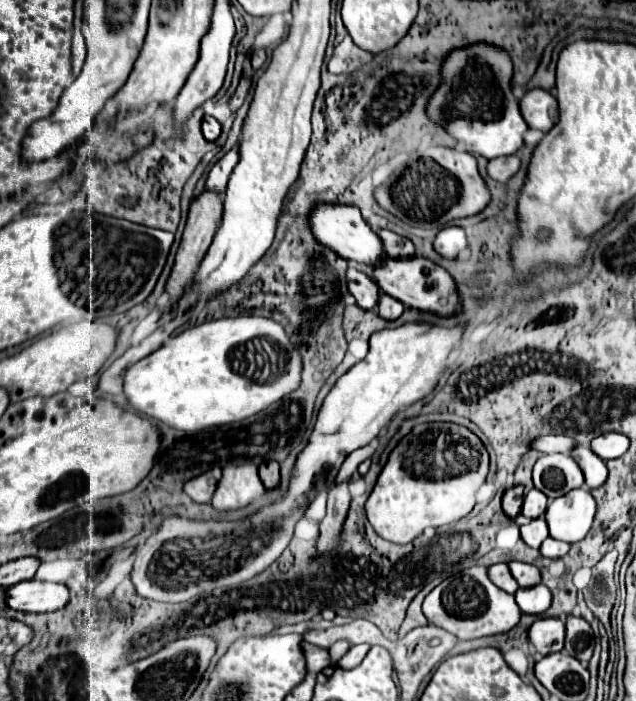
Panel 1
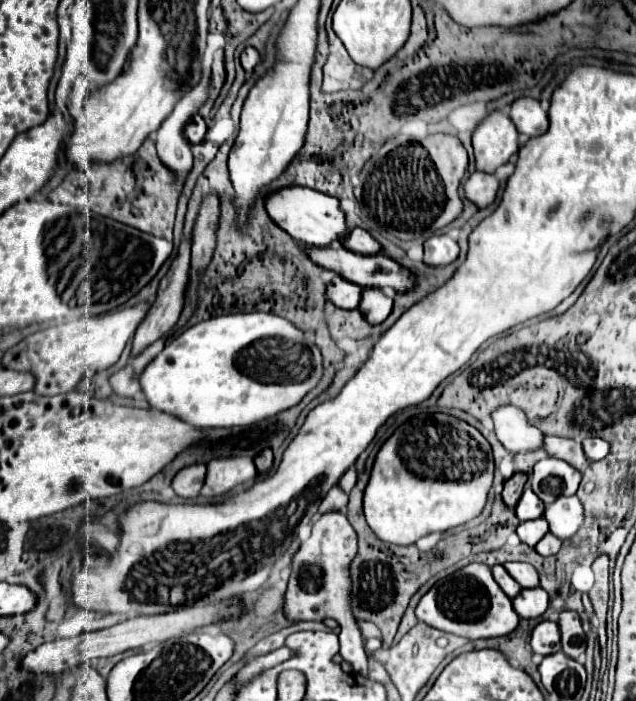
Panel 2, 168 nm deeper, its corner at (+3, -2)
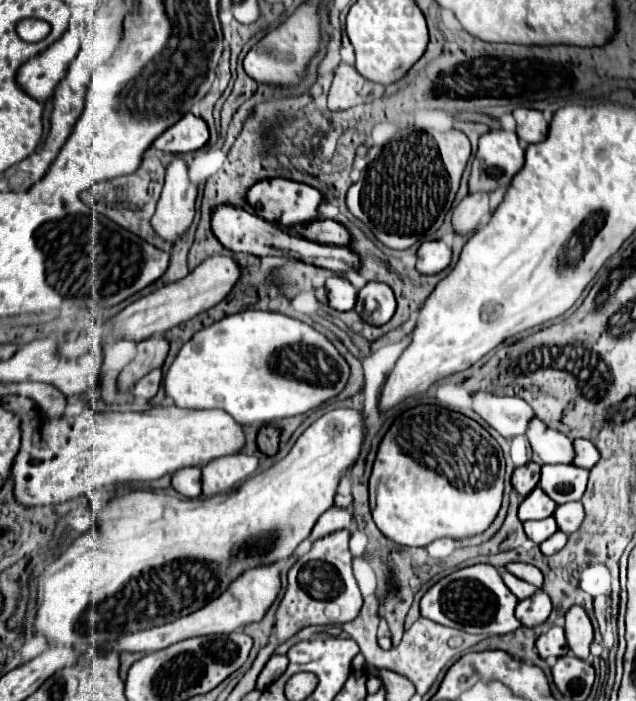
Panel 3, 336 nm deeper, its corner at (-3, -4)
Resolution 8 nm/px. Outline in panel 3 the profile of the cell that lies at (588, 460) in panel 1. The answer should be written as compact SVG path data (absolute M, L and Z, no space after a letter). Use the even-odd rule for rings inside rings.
M534 417L530 421L528 439L532 443L534 453L542 463L572 463L574 461L574 445L564 433L546 427L542 421Z

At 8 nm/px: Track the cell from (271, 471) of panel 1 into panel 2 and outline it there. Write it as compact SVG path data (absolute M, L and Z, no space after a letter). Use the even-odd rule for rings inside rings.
M272 449L260 451L260 455L256 455L254 463L256 463L256 469L258 469L260 473L266 473L266 471L272 467Z

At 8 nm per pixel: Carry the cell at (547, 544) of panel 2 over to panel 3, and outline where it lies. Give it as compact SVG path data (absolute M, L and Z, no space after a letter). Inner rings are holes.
M556 531L552 537L548 537L548 539L540 545L540 551L542 551L544 555L554 555L554 553L558 553L564 545L566 545L566 535L564 535L562 531Z

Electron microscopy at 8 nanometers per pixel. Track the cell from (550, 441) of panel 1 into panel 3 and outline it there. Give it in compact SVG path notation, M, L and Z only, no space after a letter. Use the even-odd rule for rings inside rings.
M476 393L474 411L502 437L526 435L528 425L534 417L530 405L518 397L496 397L492 393Z

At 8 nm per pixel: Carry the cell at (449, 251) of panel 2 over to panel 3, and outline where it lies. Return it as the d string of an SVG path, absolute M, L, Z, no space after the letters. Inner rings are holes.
M426 241L418 249L416 269L426 275L444 271L452 261L452 249L444 241Z

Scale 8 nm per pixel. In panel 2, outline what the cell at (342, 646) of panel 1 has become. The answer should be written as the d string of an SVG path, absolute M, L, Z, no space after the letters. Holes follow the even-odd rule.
M332 511L322 515L312 525L312 535L300 545L300 549L292 557L292 573L288 579L288 591L286 591L286 603L284 603L284 615L288 621L322 621L322 619L336 619L340 623L340 655L344 661L352 665L354 673L368 675L368 657L364 651L364 639L358 629L358 621L352 615L352 579L350 579L350 563L356 555L356 531L348 523L344 513ZM302 565L314 565L322 571L320 577L304 577L304 571L310 571L312 567Z

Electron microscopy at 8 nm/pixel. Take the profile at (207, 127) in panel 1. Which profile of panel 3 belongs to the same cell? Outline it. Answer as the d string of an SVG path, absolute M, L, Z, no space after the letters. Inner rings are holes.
M186 113L166 133L162 133L152 147L166 153L190 153L208 143L208 125L202 117Z

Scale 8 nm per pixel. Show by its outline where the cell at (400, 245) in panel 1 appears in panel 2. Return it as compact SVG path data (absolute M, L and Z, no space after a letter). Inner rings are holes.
M358 227L350 229L348 239L344 239L342 245L360 255L376 255L380 251L380 245L370 237L370 233L364 229L358 229Z

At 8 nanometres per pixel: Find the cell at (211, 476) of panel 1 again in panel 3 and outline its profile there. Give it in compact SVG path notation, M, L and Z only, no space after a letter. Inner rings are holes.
M200 467L180 469L172 477L172 487L184 497L200 497L202 495L202 469Z

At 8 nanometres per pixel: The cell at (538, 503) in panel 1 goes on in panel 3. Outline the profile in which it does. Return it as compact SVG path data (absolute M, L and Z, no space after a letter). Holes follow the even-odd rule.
M534 489L522 503L518 509L518 517L520 521L530 521L530 519L546 519L554 513L556 503L542 491L542 489Z

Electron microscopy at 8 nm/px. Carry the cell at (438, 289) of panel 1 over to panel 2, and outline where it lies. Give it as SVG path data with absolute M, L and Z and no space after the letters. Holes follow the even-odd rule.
M302 245L302 251L310 259L314 259L316 265L330 269L360 287L380 287L380 289L390 287L394 291L408 291L410 287L414 287L414 277L406 269L402 269L396 261L388 259L382 253L380 255L356 255L354 251L348 251L340 245L336 245L336 247L304 247Z

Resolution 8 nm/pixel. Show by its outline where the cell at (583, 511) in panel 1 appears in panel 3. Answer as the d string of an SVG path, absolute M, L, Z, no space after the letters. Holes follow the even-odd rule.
M564 503L564 505L558 505L556 511L554 511L554 519L558 523L558 529L566 535L574 533L582 521L584 521L584 507L582 503Z

